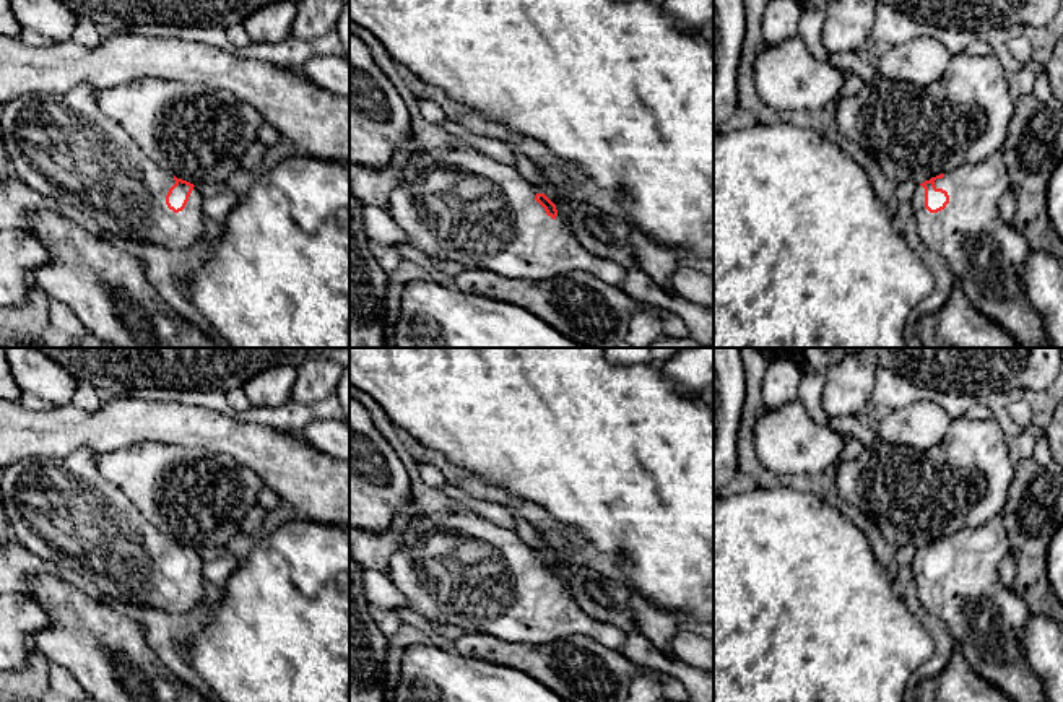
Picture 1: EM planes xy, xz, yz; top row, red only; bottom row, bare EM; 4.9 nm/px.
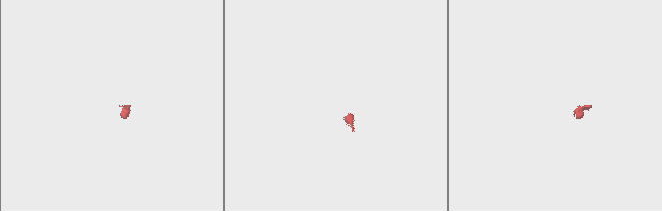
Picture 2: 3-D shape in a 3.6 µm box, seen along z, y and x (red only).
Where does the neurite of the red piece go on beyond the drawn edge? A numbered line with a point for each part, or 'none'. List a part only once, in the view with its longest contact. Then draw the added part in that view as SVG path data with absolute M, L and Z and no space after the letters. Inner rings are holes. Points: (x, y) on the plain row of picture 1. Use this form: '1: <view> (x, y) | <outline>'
1: yz (987, 619) | M1001 514L982 526L964 528L935 544L936 552L949 559L949 567L938 577L925 572L925 552L917 551L912 562L912 585L920 603L938 616L952 632L956 647L972 670L1003 691L1013 702L1048 702L1042 682L1029 668L1021 637L1030 616L1026 603L998 577L1000 562L1009 554L1009 541Z

